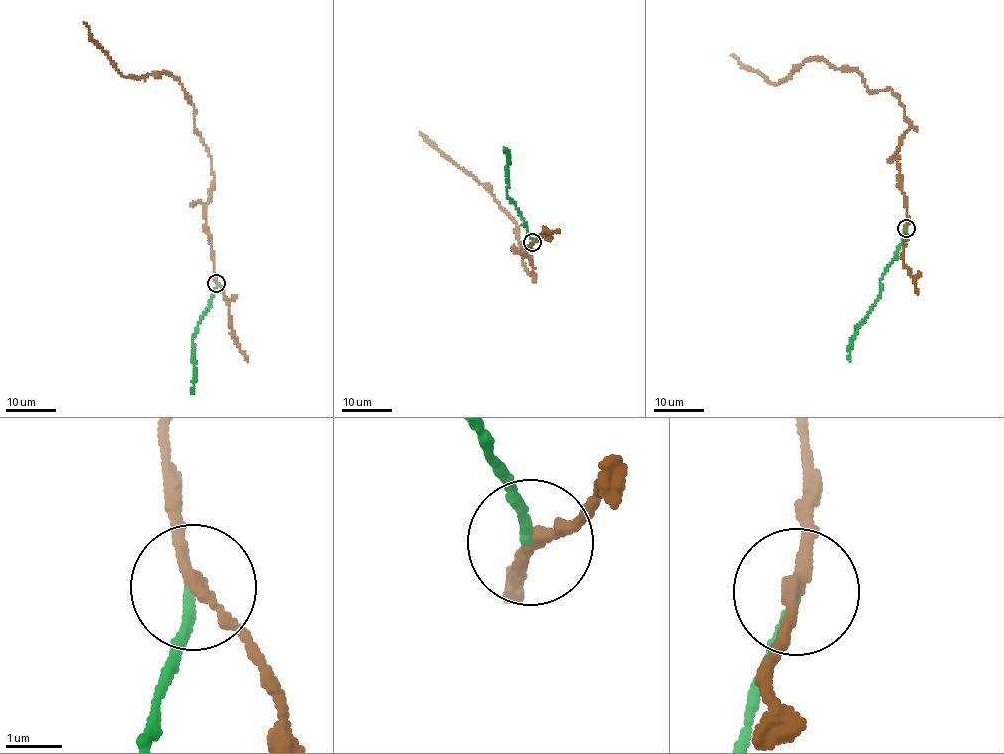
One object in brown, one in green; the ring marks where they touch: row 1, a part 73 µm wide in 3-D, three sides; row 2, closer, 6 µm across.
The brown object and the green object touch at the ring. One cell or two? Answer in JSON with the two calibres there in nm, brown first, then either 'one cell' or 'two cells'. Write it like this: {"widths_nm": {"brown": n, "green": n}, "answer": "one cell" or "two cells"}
{"widths_nm": {"brown": 200, "green": 160}, "answer": "two cells"}

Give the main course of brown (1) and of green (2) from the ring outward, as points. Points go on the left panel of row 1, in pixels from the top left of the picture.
1: (216, 283), (205, 226), (213, 178), (193, 105), (177, 78), (163, 72), (123, 77), (83, 22)
2: (216, 283), (209, 307), (193, 336), (191, 394)

